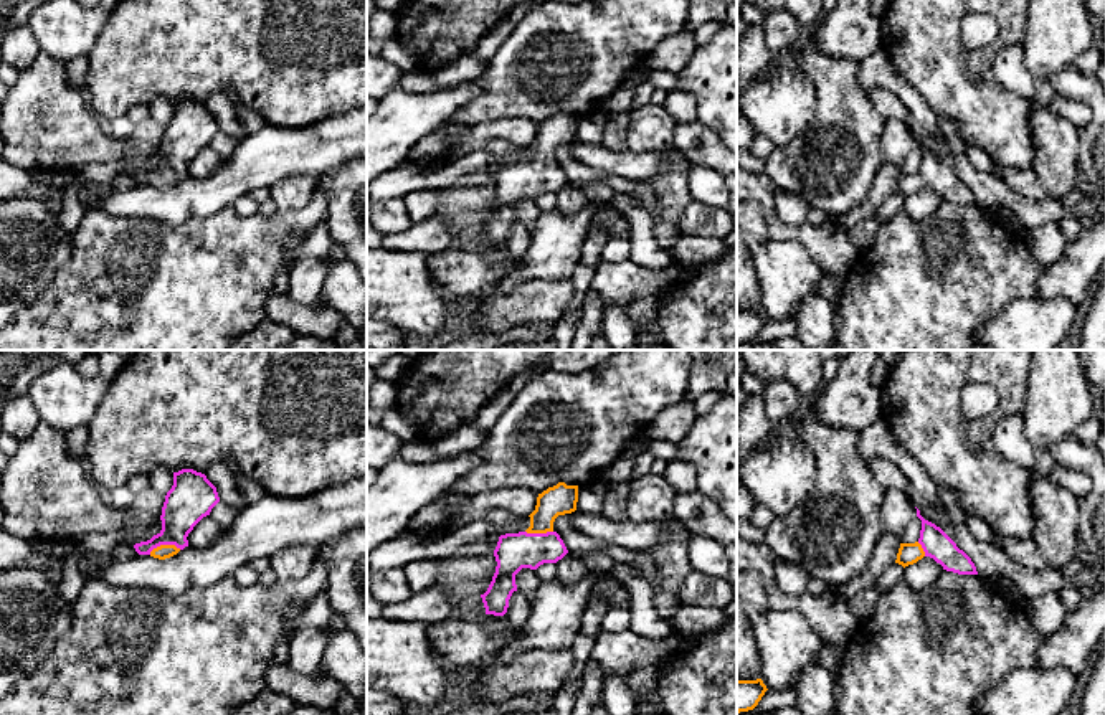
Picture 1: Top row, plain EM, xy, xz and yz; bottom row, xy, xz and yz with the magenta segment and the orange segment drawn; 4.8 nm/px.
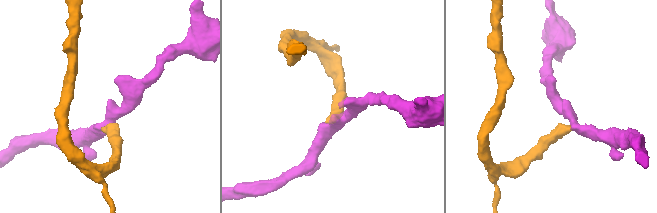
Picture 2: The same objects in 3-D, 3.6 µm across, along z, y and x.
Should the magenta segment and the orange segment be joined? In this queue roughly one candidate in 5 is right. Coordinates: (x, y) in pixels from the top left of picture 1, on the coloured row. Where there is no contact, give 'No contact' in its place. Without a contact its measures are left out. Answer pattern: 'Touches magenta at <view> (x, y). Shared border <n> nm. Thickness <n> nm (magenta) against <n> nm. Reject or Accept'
Touches magenta at xy (164, 544). Shared border 160 nm. Thickness 220 nm (magenta) against 70 nm. Accept

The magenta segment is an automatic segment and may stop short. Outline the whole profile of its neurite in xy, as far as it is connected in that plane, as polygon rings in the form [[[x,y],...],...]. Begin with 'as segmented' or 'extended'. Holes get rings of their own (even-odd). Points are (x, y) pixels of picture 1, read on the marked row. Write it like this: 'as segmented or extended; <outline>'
extended; [[[193,469],[173,472],[173,485],[162,507],[162,530],[147,542],[135,543],[139,555],[170,558],[188,547],[188,533],[220,502],[216,487]]]

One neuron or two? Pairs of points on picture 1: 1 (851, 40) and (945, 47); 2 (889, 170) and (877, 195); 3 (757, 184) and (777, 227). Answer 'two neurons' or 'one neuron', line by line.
1: two neurons
2: one neuron
3: one neuron

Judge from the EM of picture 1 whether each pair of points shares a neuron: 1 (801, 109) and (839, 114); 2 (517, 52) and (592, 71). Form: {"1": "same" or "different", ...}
{"1": "different", "2": "same"}

